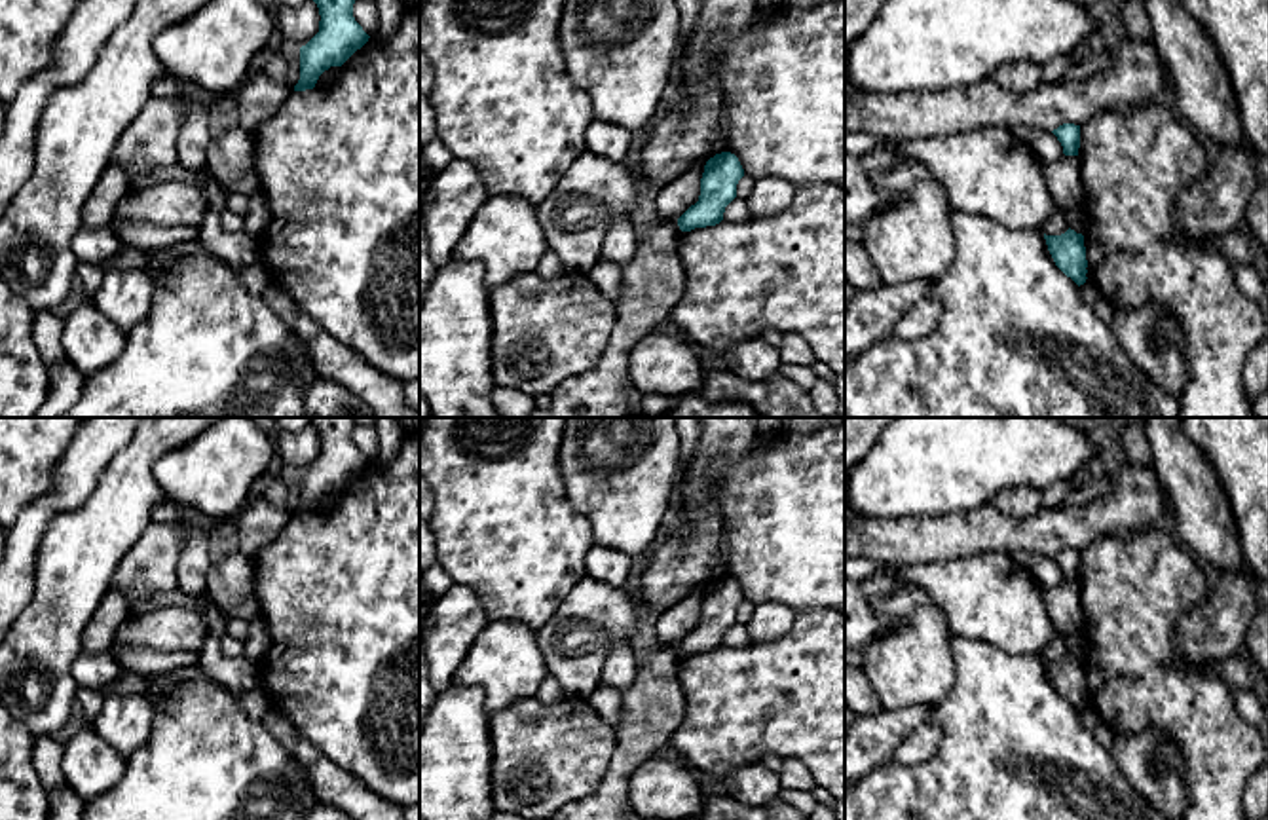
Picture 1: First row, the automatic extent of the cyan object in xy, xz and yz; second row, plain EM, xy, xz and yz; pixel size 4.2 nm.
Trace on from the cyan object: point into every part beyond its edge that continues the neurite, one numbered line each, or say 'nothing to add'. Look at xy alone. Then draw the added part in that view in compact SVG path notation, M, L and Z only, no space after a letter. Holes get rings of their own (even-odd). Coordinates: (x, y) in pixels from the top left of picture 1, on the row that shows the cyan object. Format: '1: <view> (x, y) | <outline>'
nothing to add

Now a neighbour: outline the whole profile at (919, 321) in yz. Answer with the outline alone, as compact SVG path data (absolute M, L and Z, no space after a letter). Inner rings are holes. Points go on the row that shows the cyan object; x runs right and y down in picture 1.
M930 294L913 304L896 323L894 338L917 342L934 332L940 323L942 304Z

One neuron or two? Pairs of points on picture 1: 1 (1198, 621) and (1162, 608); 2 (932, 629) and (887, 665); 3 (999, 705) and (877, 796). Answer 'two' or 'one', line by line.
1: two
2: one
3: one

